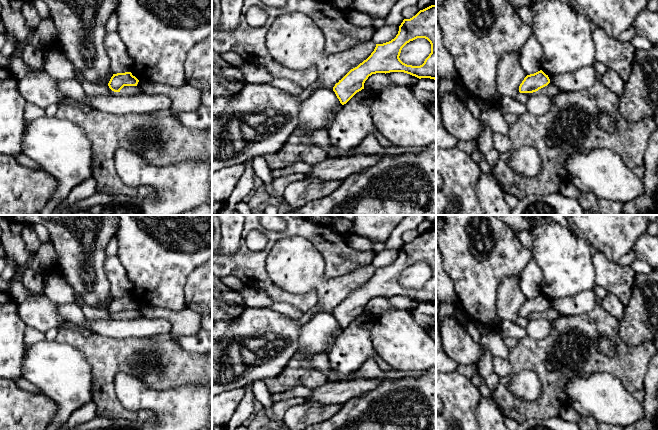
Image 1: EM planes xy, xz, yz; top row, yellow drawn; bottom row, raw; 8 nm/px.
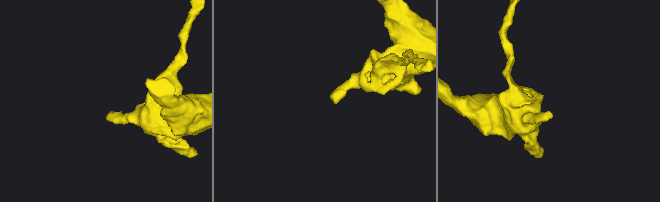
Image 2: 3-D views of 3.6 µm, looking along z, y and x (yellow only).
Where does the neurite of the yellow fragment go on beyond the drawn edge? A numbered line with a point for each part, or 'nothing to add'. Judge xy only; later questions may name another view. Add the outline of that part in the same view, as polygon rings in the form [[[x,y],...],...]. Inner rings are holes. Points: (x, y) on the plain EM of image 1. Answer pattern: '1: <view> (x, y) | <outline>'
nothing to add

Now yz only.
nothing to add

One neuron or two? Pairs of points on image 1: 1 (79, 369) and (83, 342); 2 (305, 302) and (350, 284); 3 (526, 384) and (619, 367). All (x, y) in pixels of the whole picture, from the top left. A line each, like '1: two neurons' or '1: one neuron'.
1: two neurons
2: two neurons
3: two neurons

